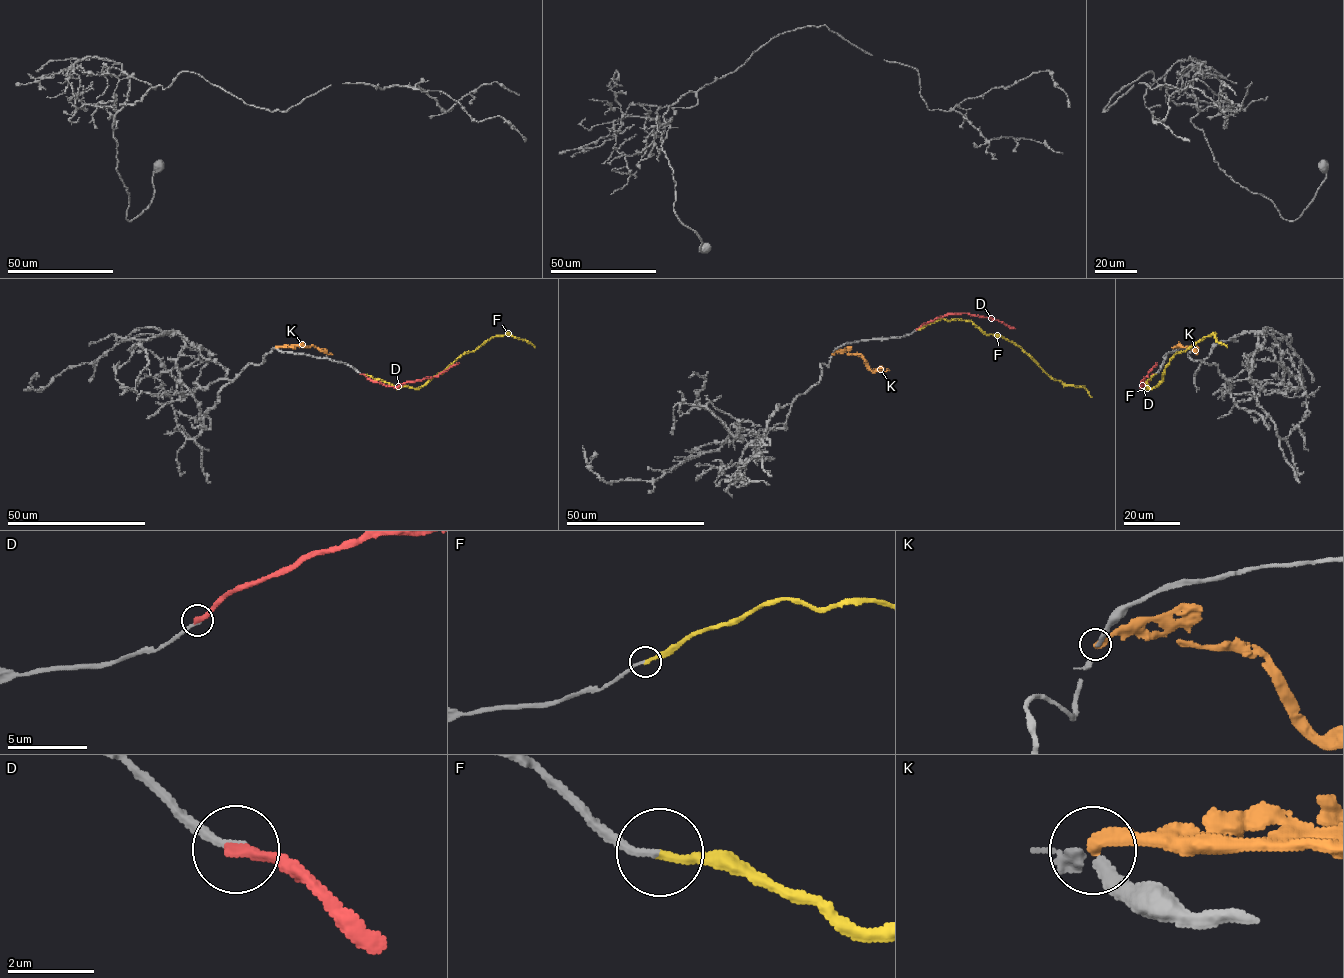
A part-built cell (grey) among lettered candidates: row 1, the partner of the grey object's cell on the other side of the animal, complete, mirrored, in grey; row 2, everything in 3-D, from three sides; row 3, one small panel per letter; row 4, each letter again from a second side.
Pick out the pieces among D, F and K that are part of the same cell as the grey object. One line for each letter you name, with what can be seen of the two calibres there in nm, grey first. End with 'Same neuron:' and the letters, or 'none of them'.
F: 160 nm thick on the grey side, 200 nm on the other
Same neuron: F

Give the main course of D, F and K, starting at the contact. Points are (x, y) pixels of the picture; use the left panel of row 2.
D: (361, 373), (382, 384), (399, 386), (435, 377), (459, 363)
F: (361, 373), (396, 387), (419, 388), (467, 352), (473, 351), (493, 336), (509, 334), (535, 347)
K: (276, 348), (313, 345), (332, 355)

